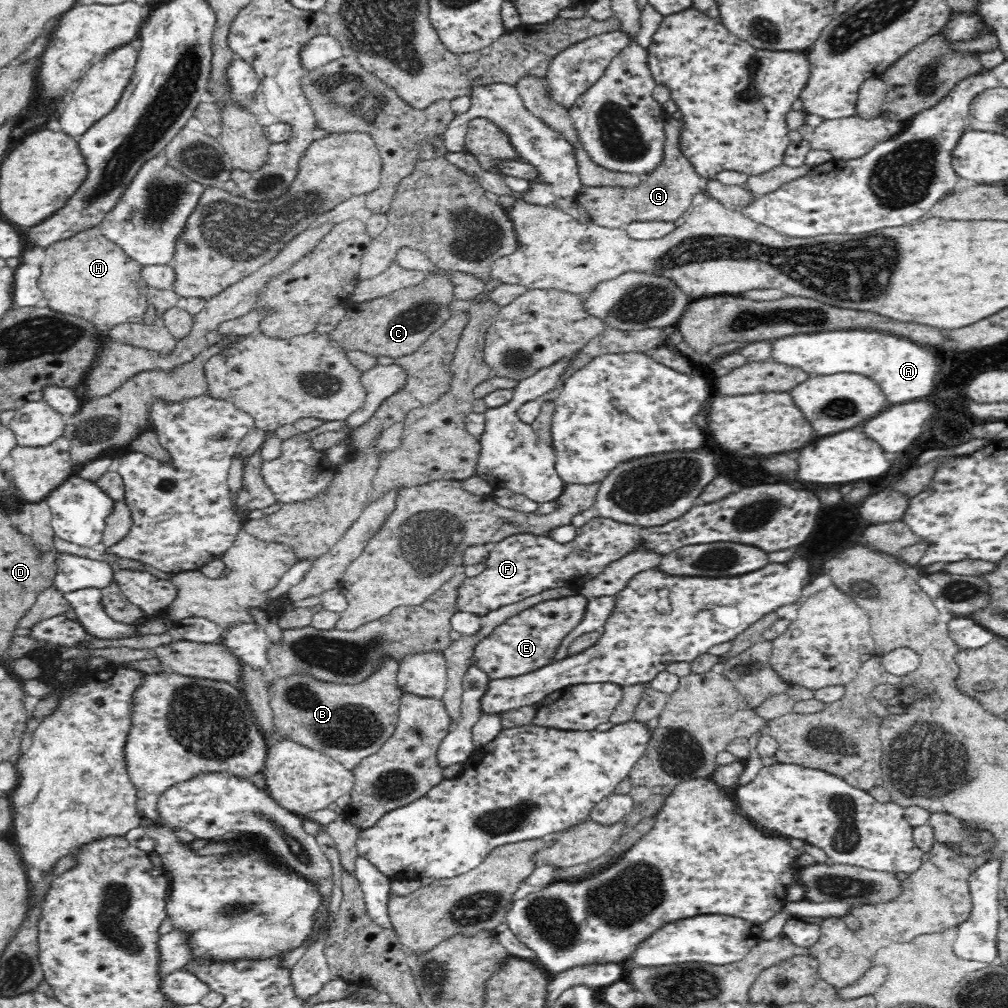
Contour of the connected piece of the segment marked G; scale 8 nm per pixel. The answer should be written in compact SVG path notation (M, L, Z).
M670 115L665 120L663 127L666 131L663 161L660 163L660 166L657 166L655 171L644 176L644 179L637 187L589 187L582 185L582 188L579 188L576 194L578 202L591 214L594 223L608 228L621 228L624 224L638 221L674 222L678 217L685 216L686 212L690 211L689 206L694 204L694 196L705 188L709 179L700 176L695 171L694 165L683 154L682 149L679 148L683 122Z

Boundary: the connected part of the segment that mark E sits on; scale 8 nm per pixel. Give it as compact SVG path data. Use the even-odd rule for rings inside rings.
M576 593L561 599L545 600L510 616L475 646L475 662L494 680L525 675L550 664L565 636L582 622L588 601L584 595Z

